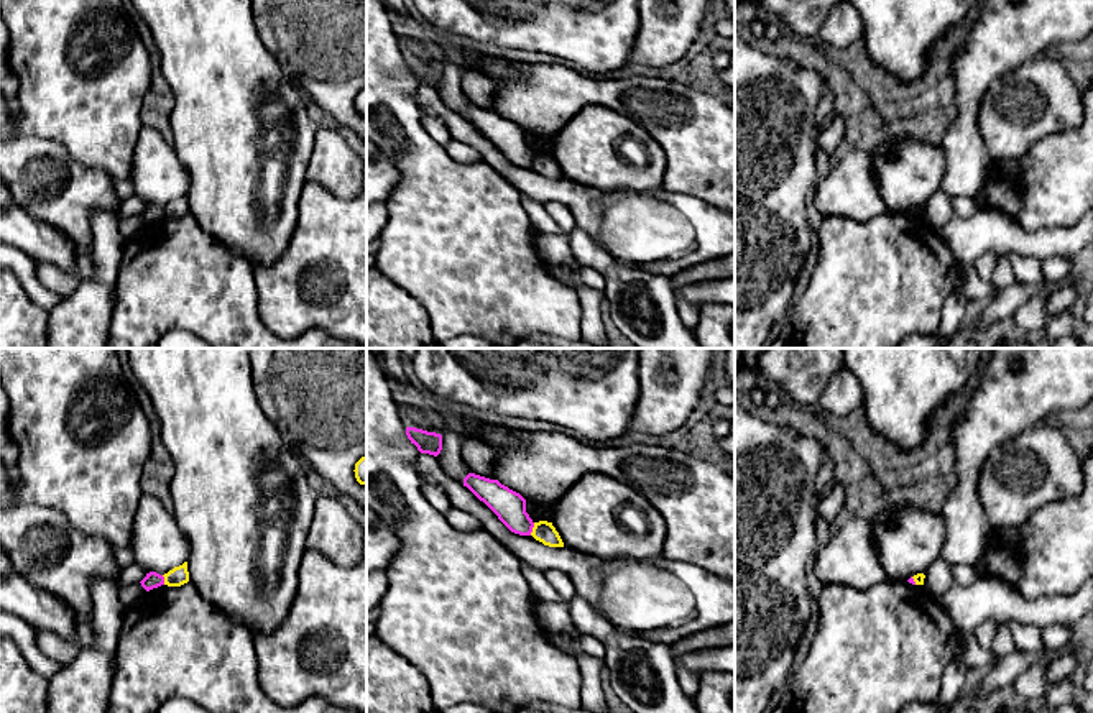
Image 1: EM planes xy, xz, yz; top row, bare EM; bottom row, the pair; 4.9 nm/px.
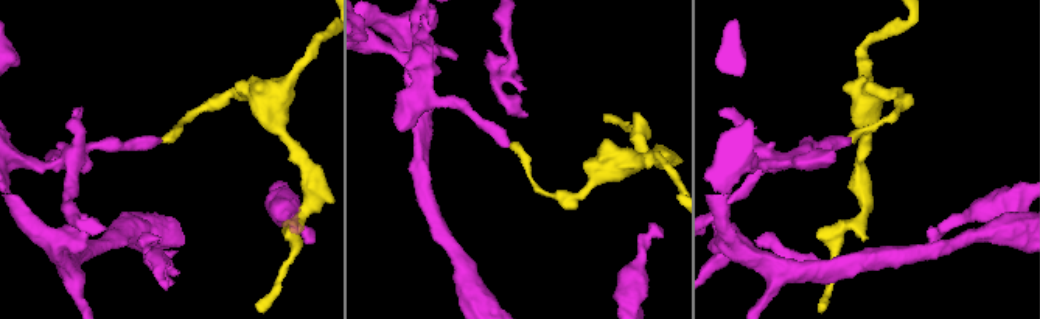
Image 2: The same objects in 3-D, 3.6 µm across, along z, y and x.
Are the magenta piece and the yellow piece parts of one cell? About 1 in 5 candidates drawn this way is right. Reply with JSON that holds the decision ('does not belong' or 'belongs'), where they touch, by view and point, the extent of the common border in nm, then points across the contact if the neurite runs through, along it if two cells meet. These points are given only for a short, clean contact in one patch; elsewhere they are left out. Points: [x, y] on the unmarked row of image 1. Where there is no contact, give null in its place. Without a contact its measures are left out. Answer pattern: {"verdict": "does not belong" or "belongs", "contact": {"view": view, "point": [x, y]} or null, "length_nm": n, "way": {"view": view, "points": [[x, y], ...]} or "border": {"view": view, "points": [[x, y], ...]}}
{"verdict": "does not belong", "contact": {"view": "xz", "point": [531, 161]}, "length_nm": 70, "border": {"view": "xz", "points": [[534, 155], [530, 166]]}}

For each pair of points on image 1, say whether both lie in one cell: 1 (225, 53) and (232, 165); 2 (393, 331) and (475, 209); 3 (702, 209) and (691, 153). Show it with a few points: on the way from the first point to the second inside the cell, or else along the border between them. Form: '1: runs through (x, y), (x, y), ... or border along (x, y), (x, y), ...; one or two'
1: runs through (225, 81), (225, 137); one
2: border along (383, 275), (423, 306), (431, 331); two
3: border along (663, 189), (696, 194), (717, 209); two

